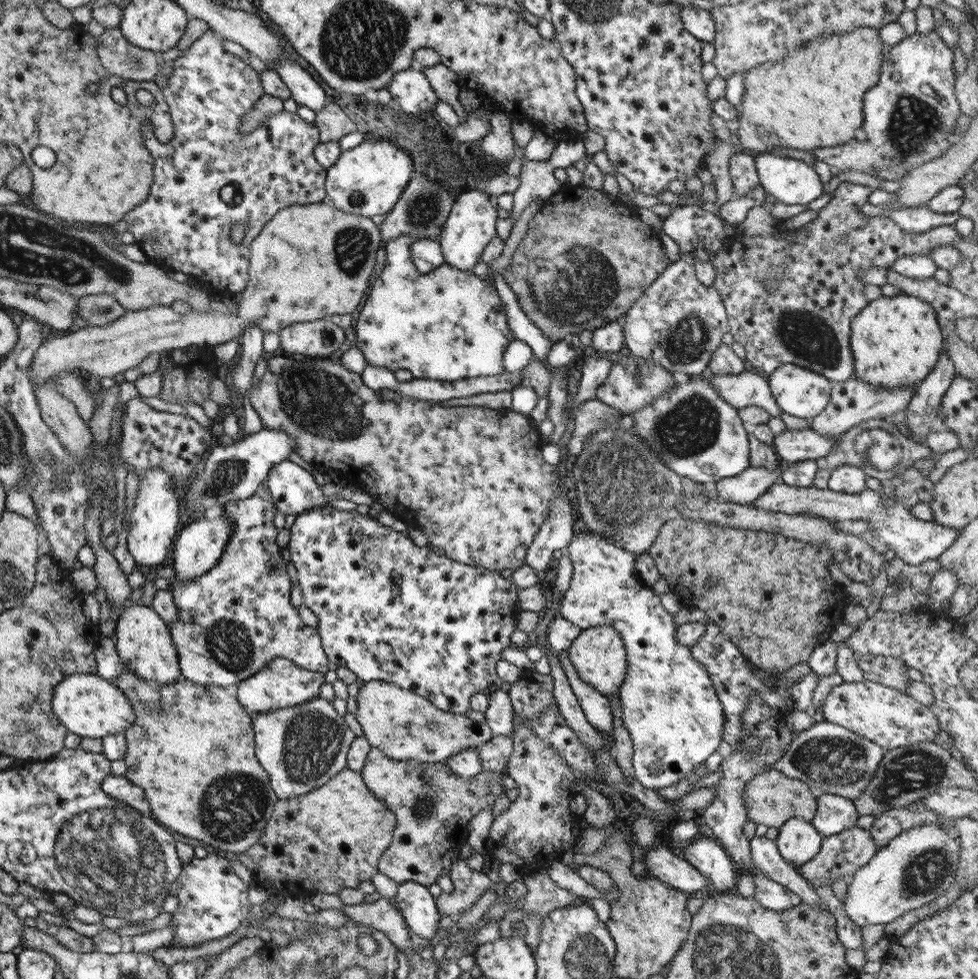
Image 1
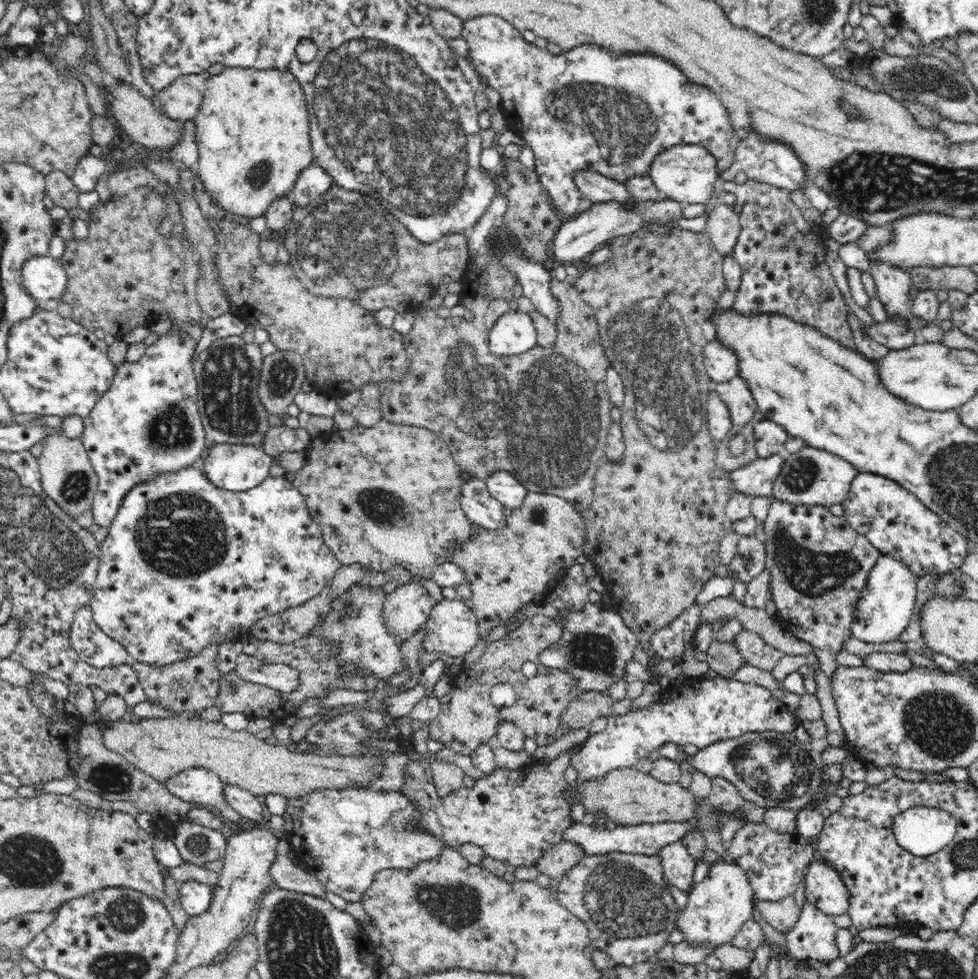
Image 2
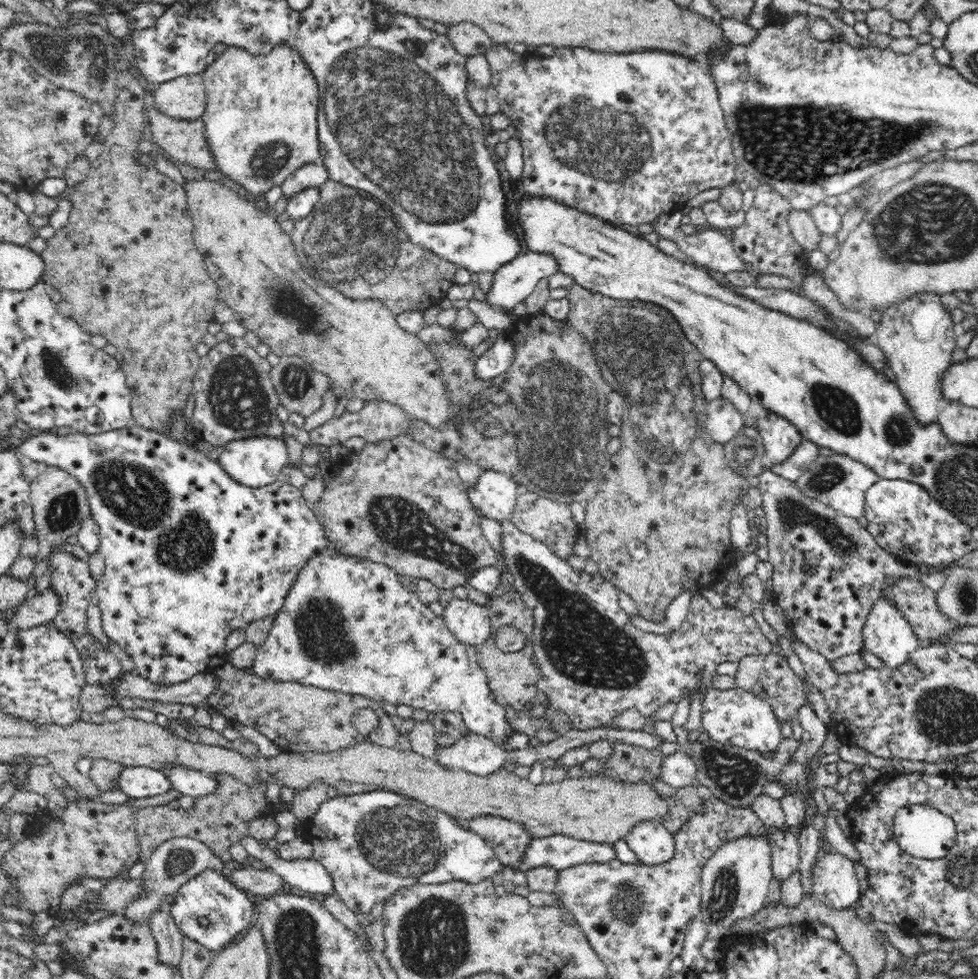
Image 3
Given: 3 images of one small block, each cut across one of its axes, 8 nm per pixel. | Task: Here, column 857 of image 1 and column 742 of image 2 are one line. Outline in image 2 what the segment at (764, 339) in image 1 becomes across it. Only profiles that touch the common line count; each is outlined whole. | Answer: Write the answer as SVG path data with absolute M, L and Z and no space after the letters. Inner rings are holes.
M747 179L744 184L720 181L721 194L734 194L742 205L741 226L731 250L742 269L741 284L734 309L742 313L778 313L818 330L826 336L854 348L854 335L848 325L848 306L841 298L834 277L824 259L826 250L814 234L812 223L802 218L791 194L774 185Z

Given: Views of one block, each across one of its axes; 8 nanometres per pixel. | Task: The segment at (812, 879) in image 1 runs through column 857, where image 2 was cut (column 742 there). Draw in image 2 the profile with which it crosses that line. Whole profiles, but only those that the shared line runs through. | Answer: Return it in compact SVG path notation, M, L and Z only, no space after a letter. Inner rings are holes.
M749 822L737 830L727 844L730 860L738 864L747 874L758 902L776 902L793 895L806 867L814 859L816 847L813 842L798 832L779 833L766 823Z

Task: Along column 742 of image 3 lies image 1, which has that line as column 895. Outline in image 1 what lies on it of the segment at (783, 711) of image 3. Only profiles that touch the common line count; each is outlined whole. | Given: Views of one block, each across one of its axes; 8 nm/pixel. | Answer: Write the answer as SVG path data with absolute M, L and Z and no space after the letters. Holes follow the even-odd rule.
M864 654L855 656L861 676L864 680L875 682L904 692L910 682L905 674L906 664L893 657Z

